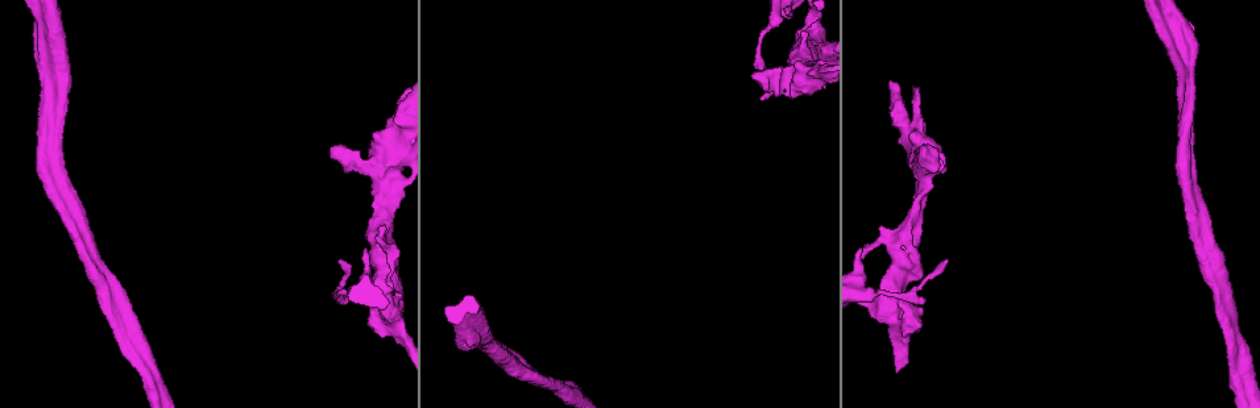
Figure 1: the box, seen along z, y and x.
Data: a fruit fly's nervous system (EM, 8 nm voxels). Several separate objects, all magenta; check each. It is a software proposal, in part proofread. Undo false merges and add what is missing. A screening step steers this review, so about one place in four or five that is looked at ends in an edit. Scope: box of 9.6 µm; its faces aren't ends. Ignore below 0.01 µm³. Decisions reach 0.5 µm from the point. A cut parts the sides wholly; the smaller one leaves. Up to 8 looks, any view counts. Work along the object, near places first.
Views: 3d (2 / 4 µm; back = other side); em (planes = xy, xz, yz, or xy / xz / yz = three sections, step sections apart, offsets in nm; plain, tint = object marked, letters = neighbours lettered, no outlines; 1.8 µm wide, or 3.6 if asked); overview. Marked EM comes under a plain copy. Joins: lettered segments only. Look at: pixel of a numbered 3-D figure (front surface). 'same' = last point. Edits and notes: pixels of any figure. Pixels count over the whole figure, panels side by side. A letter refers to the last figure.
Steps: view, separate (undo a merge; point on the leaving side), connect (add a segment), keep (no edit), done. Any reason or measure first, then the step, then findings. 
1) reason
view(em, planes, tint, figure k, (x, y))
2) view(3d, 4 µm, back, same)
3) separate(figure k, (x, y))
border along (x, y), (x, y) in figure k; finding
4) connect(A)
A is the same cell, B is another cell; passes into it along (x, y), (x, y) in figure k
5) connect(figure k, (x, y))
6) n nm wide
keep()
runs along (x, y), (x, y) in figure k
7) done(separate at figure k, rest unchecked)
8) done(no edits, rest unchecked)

three-way junction
view(3d, 4 µm, figure 1, (897, 299))

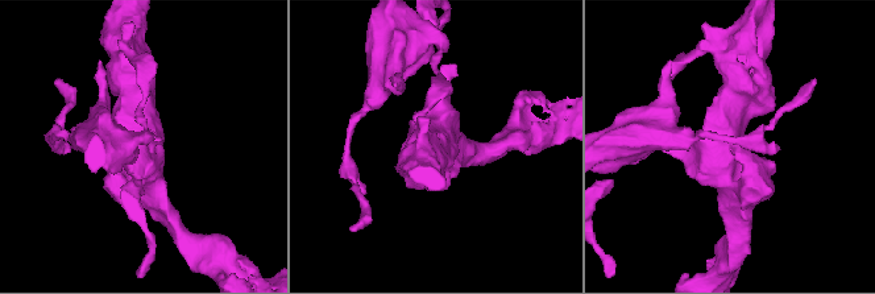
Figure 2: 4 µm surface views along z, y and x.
now the EM
view(em, 3.6 µm, planes, letters, figure 2, (734, 148))

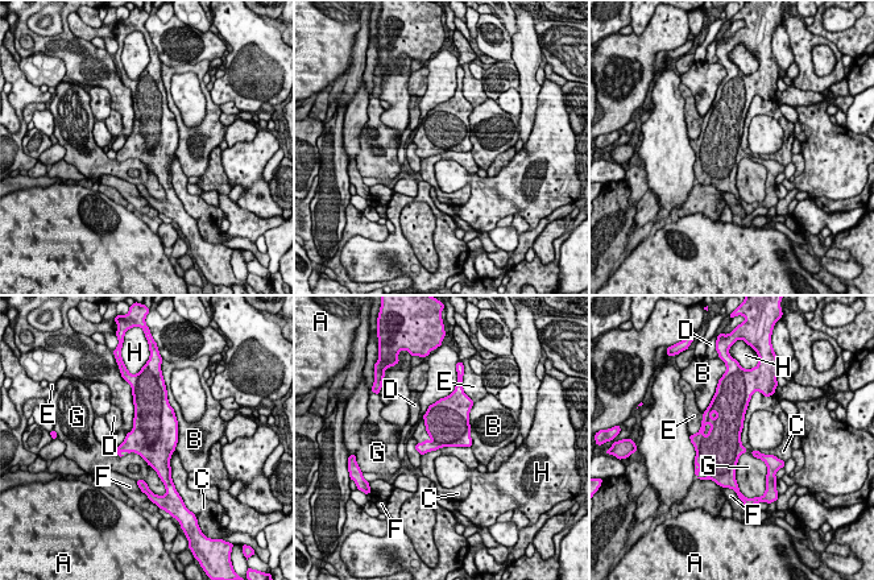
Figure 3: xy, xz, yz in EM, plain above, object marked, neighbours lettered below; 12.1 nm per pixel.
keep()
A, B, C, D, E, F, G and H are other cells; border along (750, 400), (741, 433), (745, 448) in figure 3; continuous, no second neuron

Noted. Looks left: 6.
abrupt turn
view(3d, 4 µm, figure 1, (367, 168))

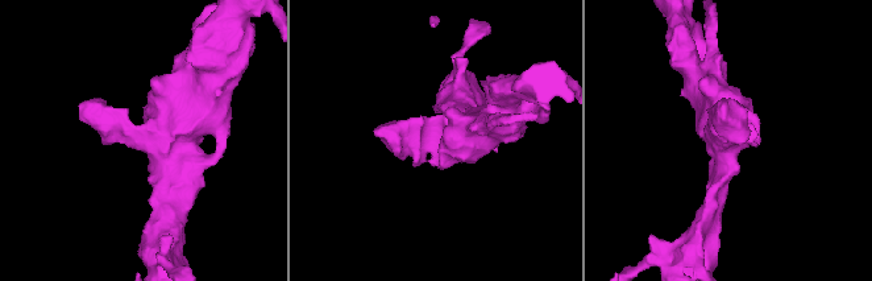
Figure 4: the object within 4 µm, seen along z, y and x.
need the tissue
view(em, 3.6 µm, yz, step 16, tint, figure 4, (148, 142))

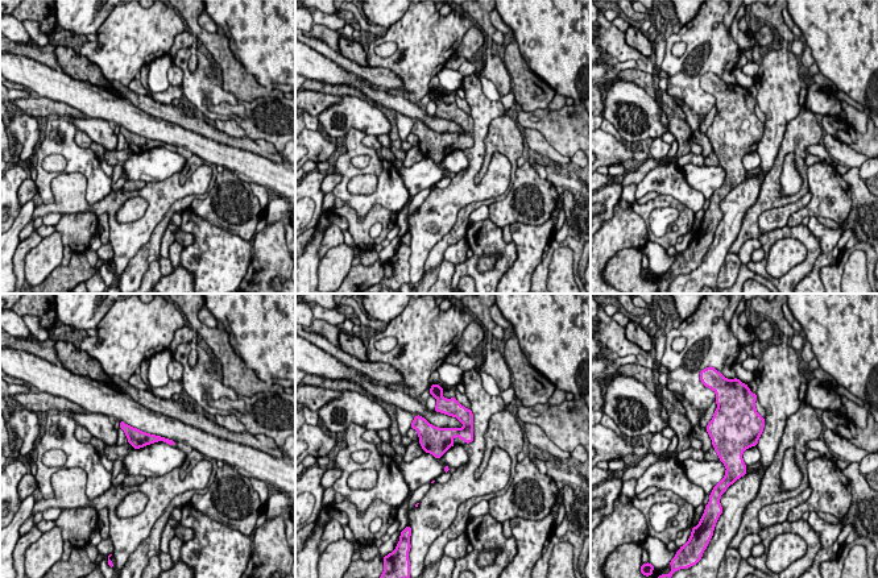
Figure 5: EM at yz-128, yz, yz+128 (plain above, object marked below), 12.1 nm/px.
view(em, 3.6 µm, xy, step 8, letters, same)

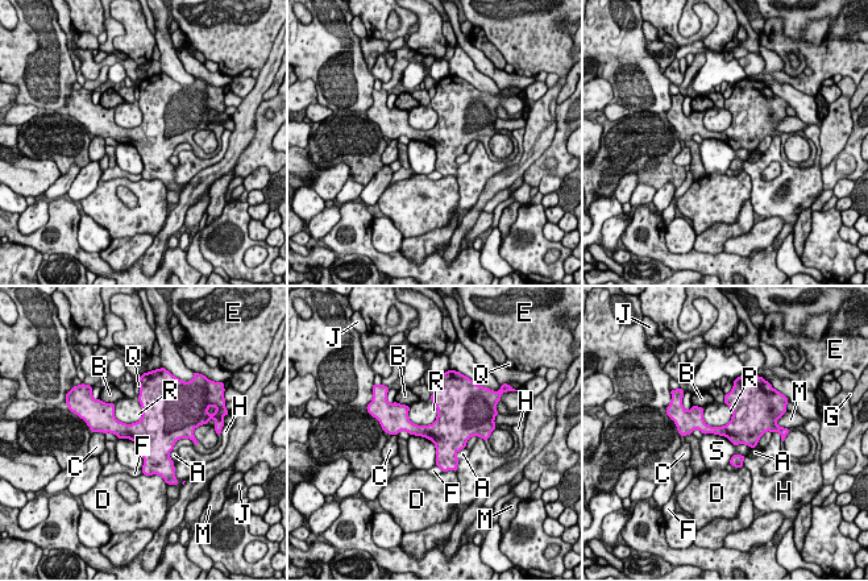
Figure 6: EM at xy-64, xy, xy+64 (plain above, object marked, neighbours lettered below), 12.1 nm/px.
keep()
A, B, C, D, E, F, G, H, J, M, Q, R and S are other cells; border along (704, 434), (723, 435), (751, 448) in figure 6; continuous, no second neuron

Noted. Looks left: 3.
calibre changes
view(em, yz, step 16, tint, figure 1, (1185, 49))

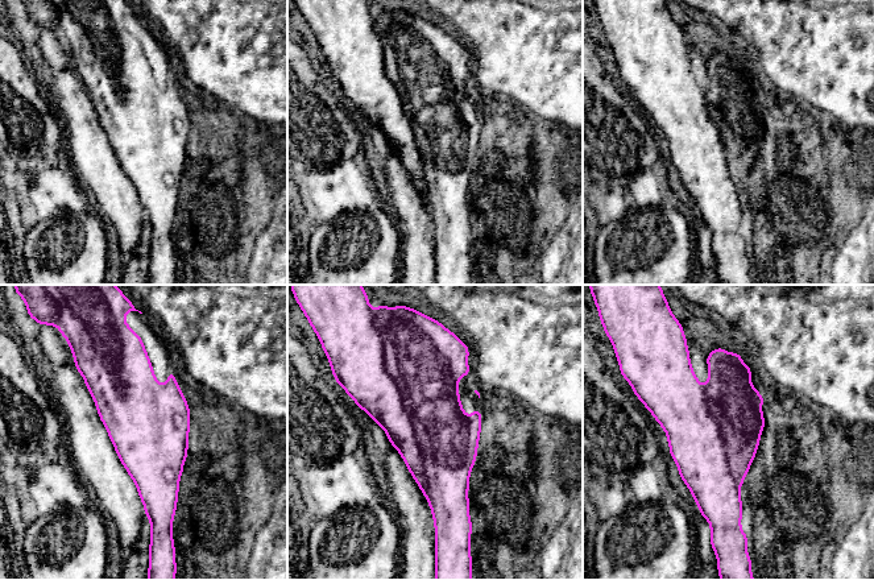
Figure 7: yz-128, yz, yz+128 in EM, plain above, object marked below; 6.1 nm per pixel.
cut it another way
view(em, xz, step 16, letters, same)

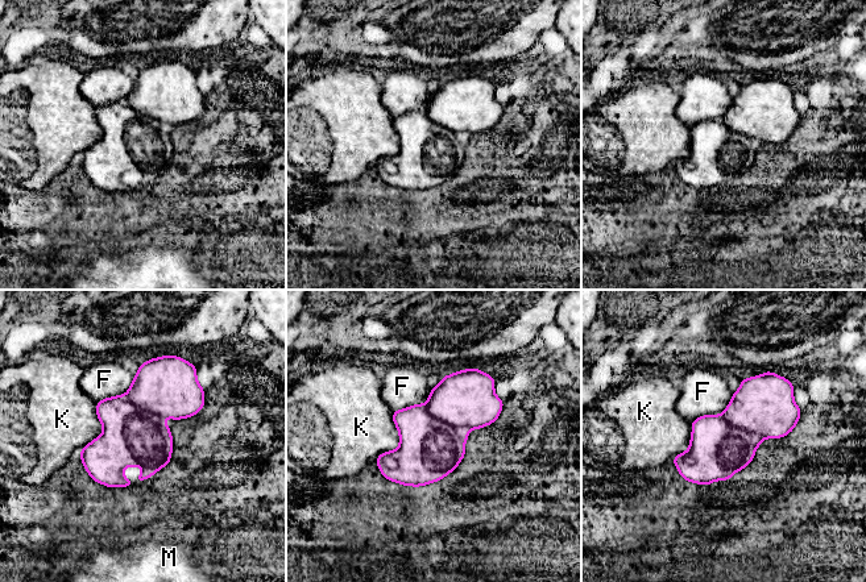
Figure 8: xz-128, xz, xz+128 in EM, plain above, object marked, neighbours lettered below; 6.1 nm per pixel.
380 nm wide
keep()
F, K and M are other cells; border along (733, 393), (721, 414), (691, 423) in figure 8; continuous, no second neuron

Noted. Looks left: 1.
done(no edits, rest unchecked)

